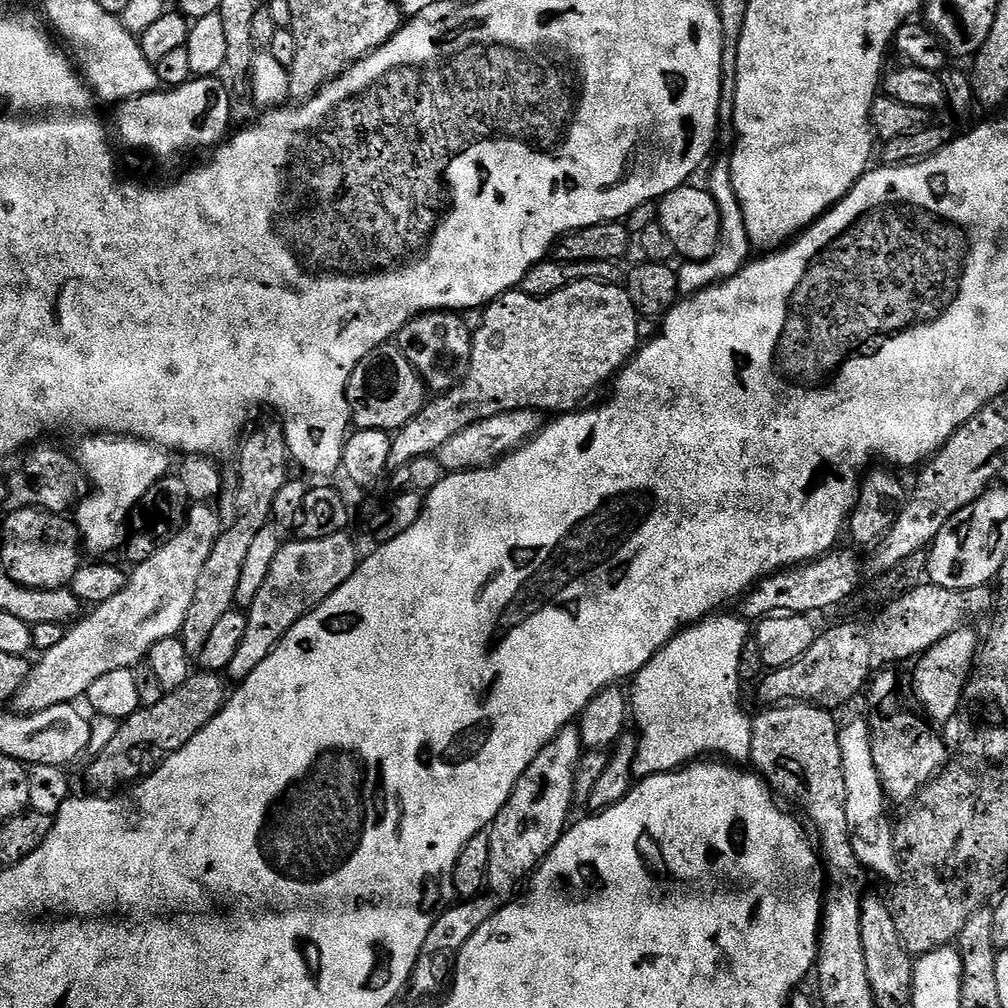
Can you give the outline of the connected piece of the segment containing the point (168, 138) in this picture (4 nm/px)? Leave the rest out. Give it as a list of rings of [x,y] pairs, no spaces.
[[[197,75],[195,78],[187,80],[183,86],[180,88],[164,88],[158,92],[151,92],[150,94],[146,94],[145,96],[139,96],[138,98],[134,98],[133,100],[128,100],[122,105],[119,105],[115,109],[116,112],[116,128],[114,124],[114,132],[120,135],[120,140],[125,144],[128,148],[133,148],[136,152],[145,152],[148,156],[153,156],[156,160],[172,160],[175,156],[180,156],[183,152],[200,152],[203,148],[208,148],[207,150],[215,149],[217,146],[224,143],[226,137],[229,135],[230,129],[233,127],[232,124],[232,104],[234,105],[234,96],[230,91],[229,85],[227,83],[224,84],[220,81],[220,78],[217,78],[215,75],[209,76],[199,76]]]

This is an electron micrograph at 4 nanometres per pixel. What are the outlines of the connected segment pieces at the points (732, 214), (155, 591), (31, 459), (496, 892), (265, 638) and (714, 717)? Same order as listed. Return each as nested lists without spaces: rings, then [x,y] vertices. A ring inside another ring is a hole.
[[[727,159],[714,164],[711,165],[712,173],[708,176],[706,187],[711,192],[714,202],[718,202],[720,210],[720,245],[716,247],[710,258],[681,263],[682,266],[678,268],[679,291],[684,296],[693,296],[695,292],[706,290],[712,284],[729,280],[734,274],[741,272],[754,256],[752,239],[750,234],[746,234],[746,218],[742,218],[742,206],[738,202],[738,194],[734,194],[732,165]]]
[[[208,502],[193,503],[184,516],[188,516],[184,525],[181,528],[179,525],[178,531],[161,546],[158,554],[146,558],[146,562],[131,569],[120,593],[109,601],[95,605],[89,611],[92,613],[88,617],[85,615],[77,619],[57,644],[52,644],[45,650],[44,657],[31,665],[31,672],[15,694],[17,713],[31,714],[59,704],[79,701],[79,696],[80,699],[87,697],[90,686],[94,686],[94,682],[98,682],[102,674],[110,674],[110,670],[123,668],[135,669],[147,657],[152,647],[162,642],[162,638],[179,634],[186,622],[186,610],[190,610],[190,602],[194,602],[194,586],[198,586],[198,574],[202,574],[202,566],[206,566],[206,558],[210,558],[210,550],[214,550],[214,542],[222,531],[220,516],[212,506]]]
[[[48,442],[32,446],[7,465],[4,488],[8,491],[8,508],[40,508],[43,511],[68,514],[80,503],[86,492],[86,477],[77,461],[51,448]]]
[[[579,727],[563,728],[538,758],[526,766],[522,778],[514,786],[506,806],[496,815],[490,825],[490,866],[488,882],[479,896],[456,902],[453,908],[445,907],[437,916],[412,971],[410,992],[416,996],[436,996],[449,987],[456,970],[456,957],[462,946],[483,924],[490,922],[494,914],[502,911],[517,895],[516,887],[523,885],[532,873],[540,867],[540,861],[560,841],[569,827],[568,815],[572,812],[572,795],[576,792],[576,767],[580,764]],[[516,892],[516,893],[515,893]],[[444,988],[444,989],[443,989]],[[442,991],[440,994],[439,992]]]
[[[347,531],[330,534],[330,538],[301,540],[281,543],[278,555],[270,565],[270,574],[258,590],[258,598],[246,609],[248,621],[246,634],[238,645],[238,650],[231,659],[226,676],[229,681],[243,682],[260,663],[280,645],[280,639],[313,608],[317,608],[350,574],[354,574],[358,563],[356,544],[348,537]],[[232,679],[232,680],[231,680]]]
[[[713,614],[681,628],[666,646],[662,646],[662,650],[658,650],[658,654],[654,654],[654,658],[650,658],[650,662],[646,662],[646,666],[642,666],[642,670],[631,681],[630,712],[634,717],[634,724],[640,727],[636,761],[632,763],[633,773],[637,777],[674,772],[707,757],[704,756],[707,752],[713,752],[716,755],[713,757],[723,758],[728,762],[751,761],[753,717],[747,716],[740,705],[740,659],[742,646],[746,646],[750,638],[750,624],[739,615],[720,615],[724,614]]]

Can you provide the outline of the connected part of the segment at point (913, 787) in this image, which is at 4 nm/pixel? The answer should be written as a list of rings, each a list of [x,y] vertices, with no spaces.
[[[888,706],[884,711],[874,715],[869,719],[872,730],[872,756],[874,764],[881,776],[882,786],[887,799],[894,805],[904,804],[903,806],[913,803],[919,796],[921,789],[932,780],[946,765],[948,758],[948,748],[945,742],[930,730],[931,725],[921,716],[914,716],[912,713],[898,708]]]

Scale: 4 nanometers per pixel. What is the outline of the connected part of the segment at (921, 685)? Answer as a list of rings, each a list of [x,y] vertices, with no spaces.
[[[965,626],[935,643],[917,659],[914,670],[914,690],[926,708],[925,715],[933,722],[948,722],[957,717],[964,697],[964,689],[971,677],[980,647],[980,636]]]

